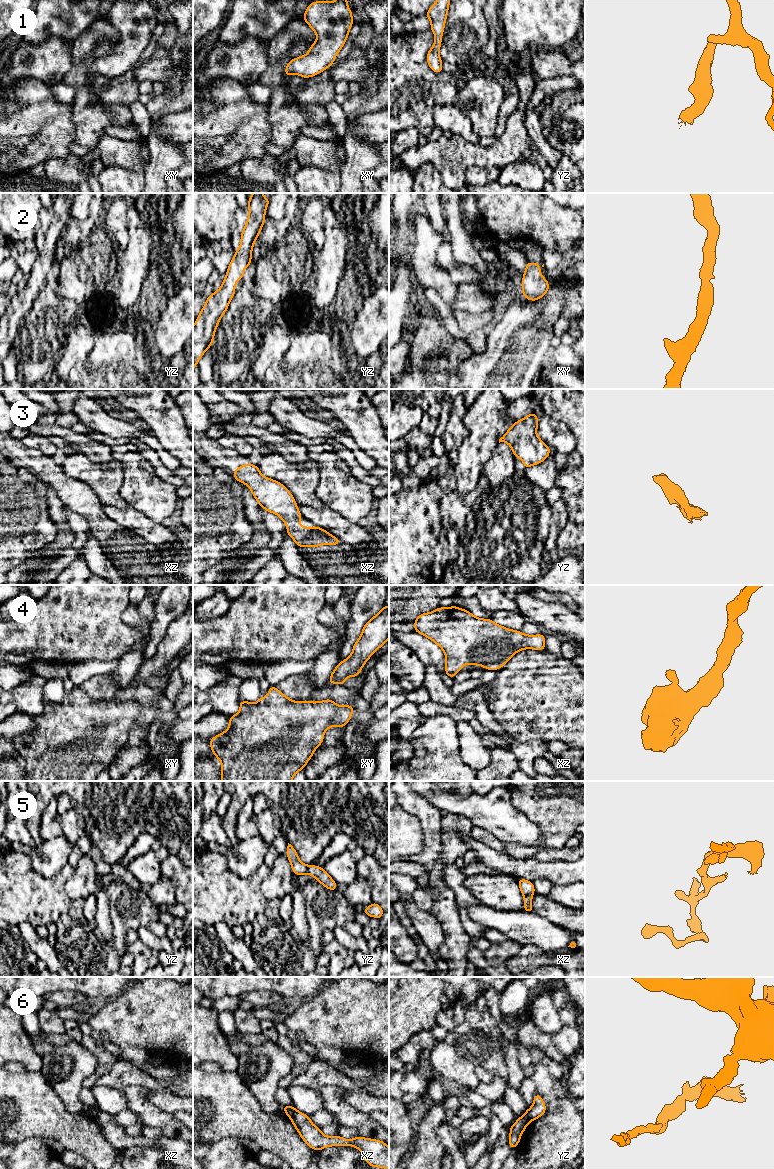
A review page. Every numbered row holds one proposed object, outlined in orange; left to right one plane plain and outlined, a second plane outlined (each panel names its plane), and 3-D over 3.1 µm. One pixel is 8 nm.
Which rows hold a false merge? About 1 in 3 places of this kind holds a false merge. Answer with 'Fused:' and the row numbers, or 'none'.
Fused: 6

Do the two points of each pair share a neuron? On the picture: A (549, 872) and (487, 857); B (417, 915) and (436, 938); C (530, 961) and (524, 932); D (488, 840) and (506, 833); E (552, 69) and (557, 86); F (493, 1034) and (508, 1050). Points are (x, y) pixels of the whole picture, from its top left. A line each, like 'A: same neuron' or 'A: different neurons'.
A: same neuron
B: same neuron
C: different neurons
D: different neurons
E: different neurons
F: different neurons

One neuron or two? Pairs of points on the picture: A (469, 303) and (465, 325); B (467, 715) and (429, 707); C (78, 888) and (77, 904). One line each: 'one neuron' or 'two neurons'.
A: one neuron
B: one neuron
C: two neurons

